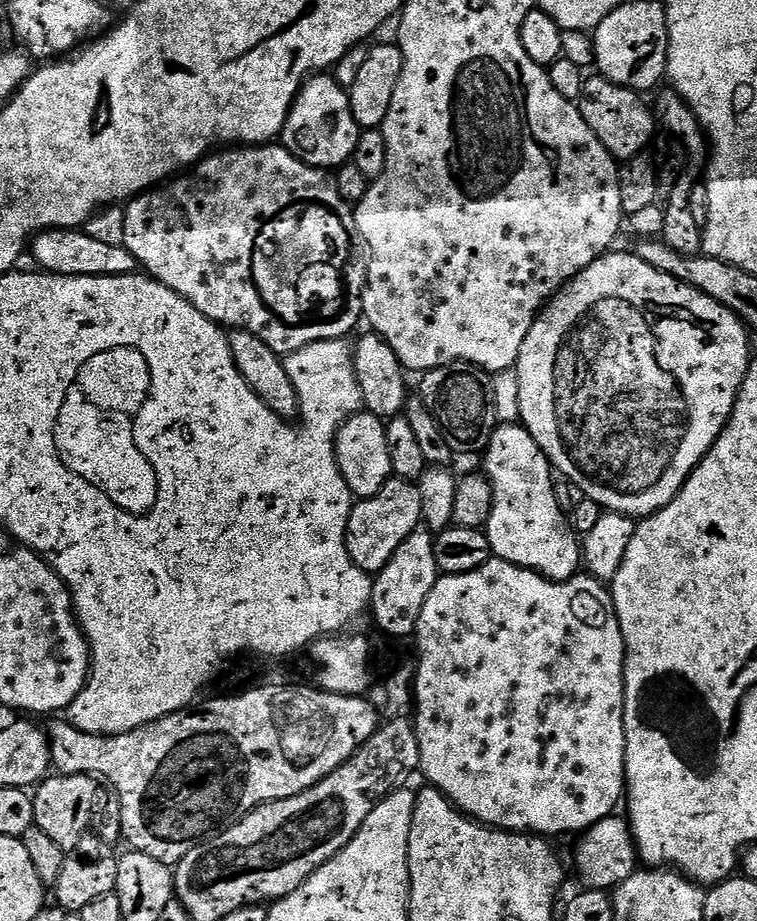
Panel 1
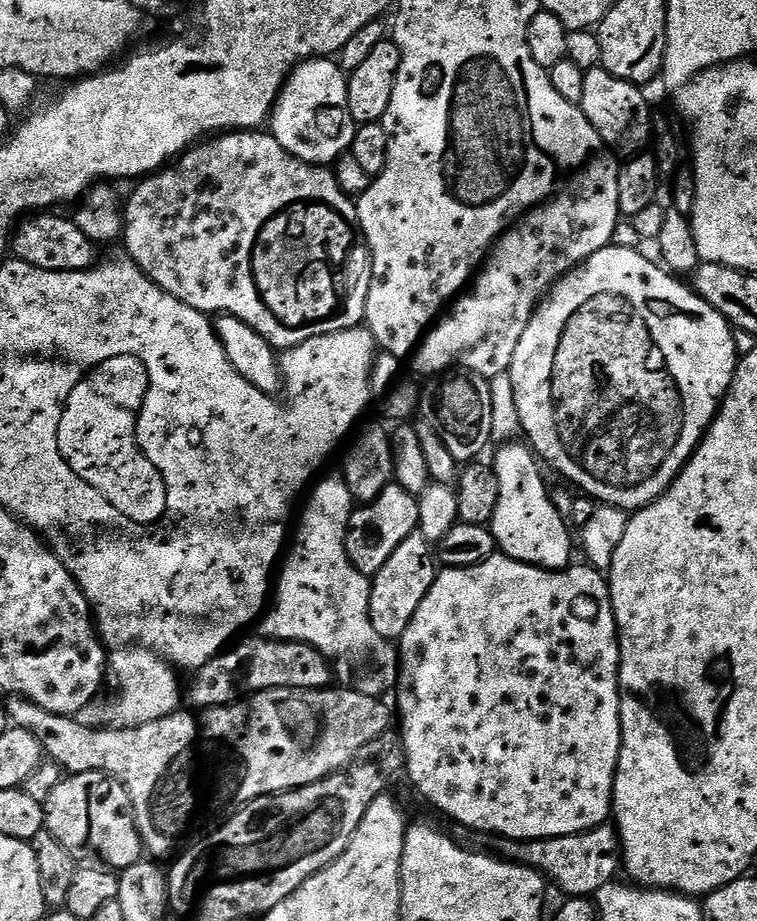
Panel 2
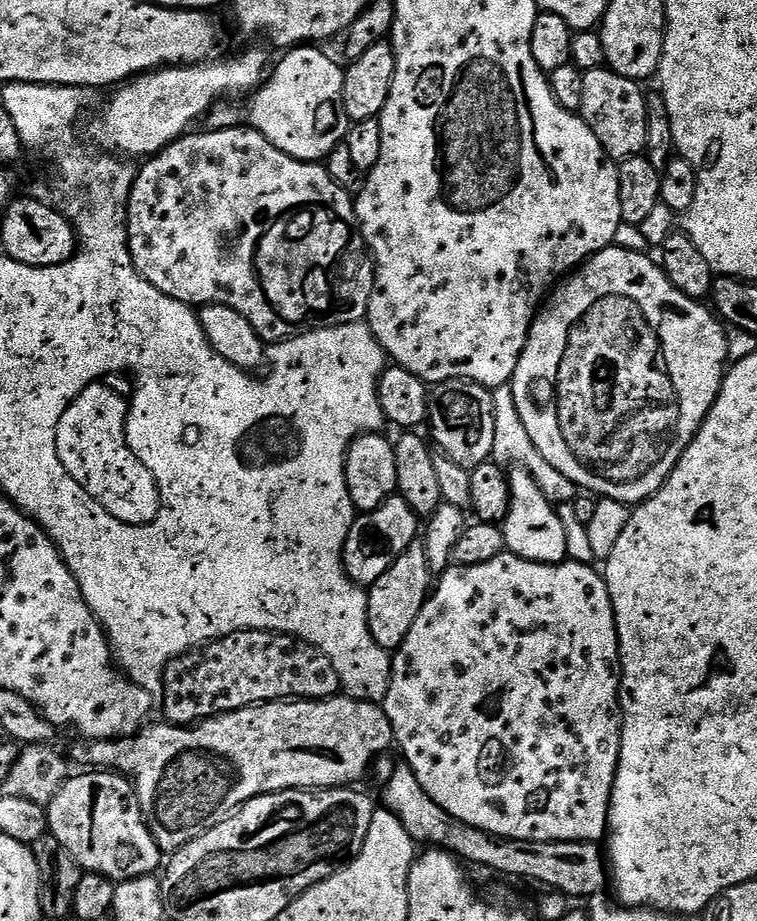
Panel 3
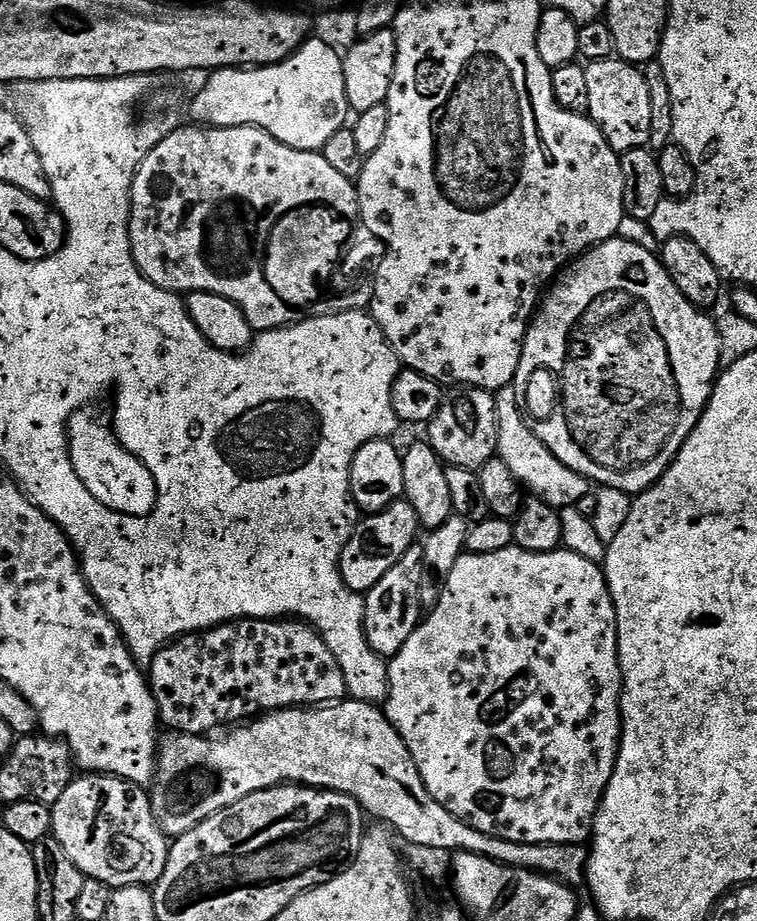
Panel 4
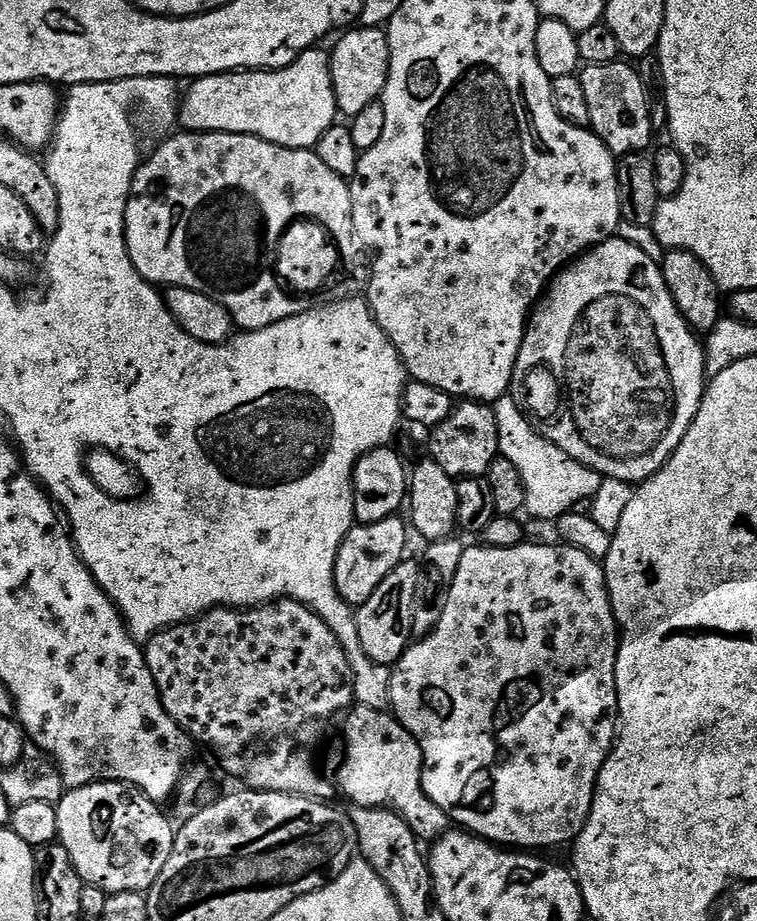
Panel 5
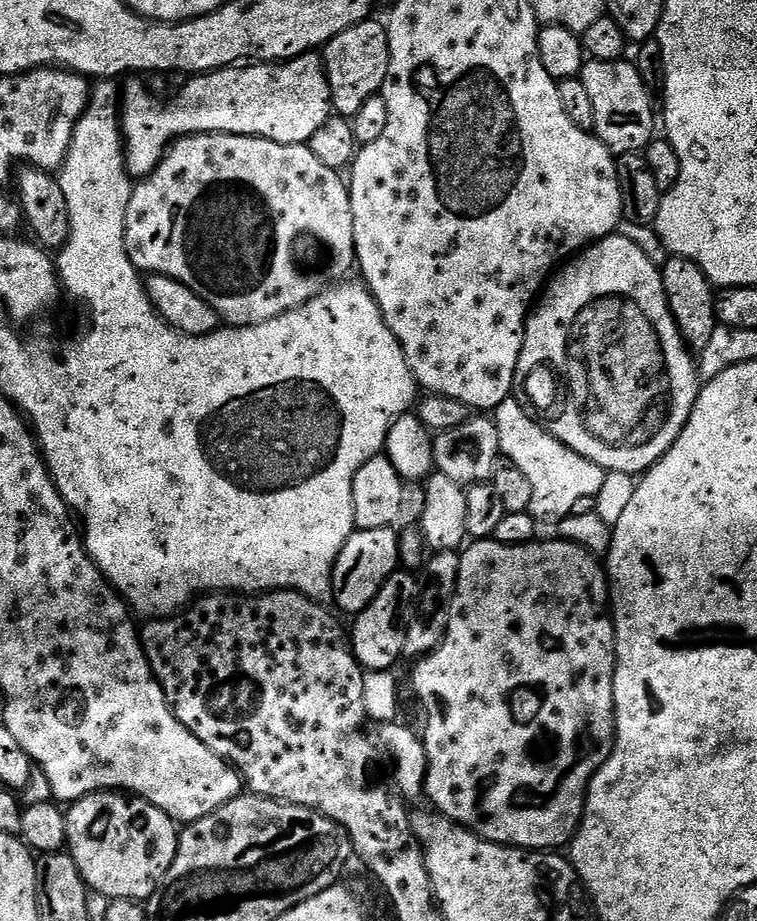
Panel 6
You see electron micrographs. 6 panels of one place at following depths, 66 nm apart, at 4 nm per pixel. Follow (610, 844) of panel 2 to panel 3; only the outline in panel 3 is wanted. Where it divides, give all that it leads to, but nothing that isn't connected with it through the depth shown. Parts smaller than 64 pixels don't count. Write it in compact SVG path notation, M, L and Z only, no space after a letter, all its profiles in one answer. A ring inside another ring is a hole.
M401 766L392 776L392 781L384 788L383 807L393 812L406 826L412 839L420 846L435 846L437 849L452 853L461 861L472 864L485 864L494 872L504 876L517 876L520 880L533 880L545 884L545 889L560 893L561 896L591 898L605 891L604 883L609 883L610 868L606 863L606 852L599 843L590 840L571 840L570 842L530 842L511 840L492 836L486 830L466 826L458 822L434 798L422 790L418 778L411 768ZM469 860L469 861L468 861Z

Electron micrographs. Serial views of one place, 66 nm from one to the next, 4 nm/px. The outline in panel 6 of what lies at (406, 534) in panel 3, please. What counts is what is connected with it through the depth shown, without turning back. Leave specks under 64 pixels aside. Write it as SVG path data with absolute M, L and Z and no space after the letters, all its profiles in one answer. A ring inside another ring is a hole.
M379 528L378 530L357 530L353 532L344 549L338 554L332 571L331 599L344 612L355 614L366 610L370 602L382 590L384 583L398 571L402 564L400 555L401 537L396 537L397 529Z

